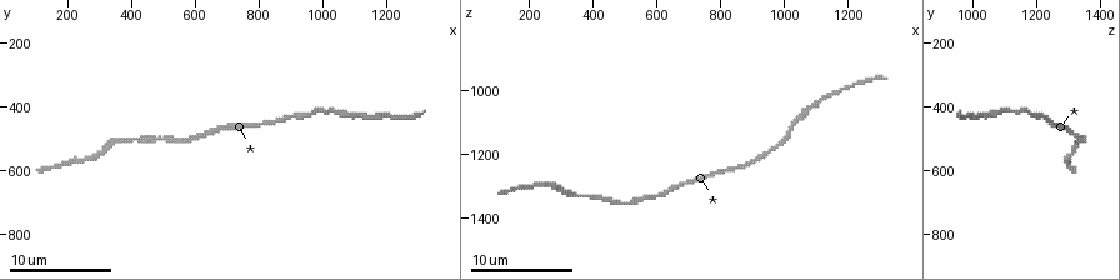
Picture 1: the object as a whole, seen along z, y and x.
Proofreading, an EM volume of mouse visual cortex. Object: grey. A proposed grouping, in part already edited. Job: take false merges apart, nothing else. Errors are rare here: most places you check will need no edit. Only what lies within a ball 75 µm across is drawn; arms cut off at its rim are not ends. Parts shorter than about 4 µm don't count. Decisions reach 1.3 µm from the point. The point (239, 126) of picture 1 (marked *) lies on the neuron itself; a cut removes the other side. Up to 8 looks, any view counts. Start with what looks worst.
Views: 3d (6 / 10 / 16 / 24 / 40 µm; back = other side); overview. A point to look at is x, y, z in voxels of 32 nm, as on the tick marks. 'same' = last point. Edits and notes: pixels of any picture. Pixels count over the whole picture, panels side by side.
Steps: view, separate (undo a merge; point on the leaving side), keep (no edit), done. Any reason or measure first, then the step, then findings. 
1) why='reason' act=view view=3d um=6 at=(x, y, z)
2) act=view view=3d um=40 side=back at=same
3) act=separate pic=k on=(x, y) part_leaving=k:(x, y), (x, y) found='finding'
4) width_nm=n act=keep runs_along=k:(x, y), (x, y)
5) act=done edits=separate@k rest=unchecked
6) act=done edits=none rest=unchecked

why='sudden change in width' act=view view=3d um=16 at=(1100, 420, 1050)

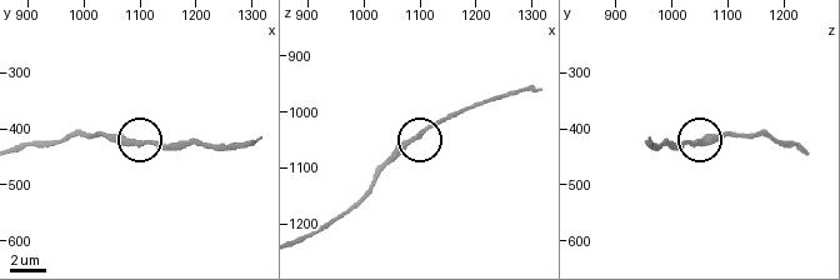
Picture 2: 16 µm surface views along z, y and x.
act=keep runs_along=2:(808, 153), (763, 135), (670, 144) found='continuous, no second neuron'

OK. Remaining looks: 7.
why='narrows sharply' act=view view=3d um=6 at=(1210, 430, 980)

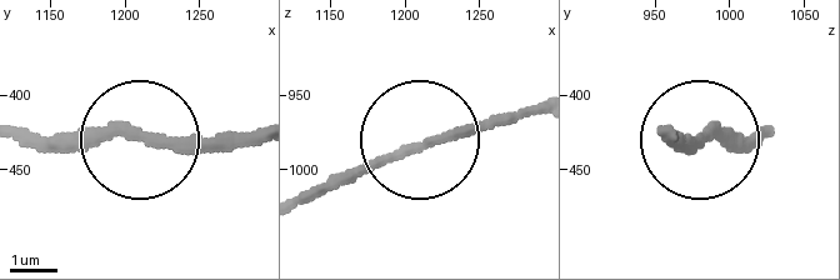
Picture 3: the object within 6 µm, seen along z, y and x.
act=keep runs_along=3:(309, 200), (429, 144), (536, 113) found='one neuron here'

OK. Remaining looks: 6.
why='thin neck' act=view view=3d um=10 at=(500, 500, 1350)

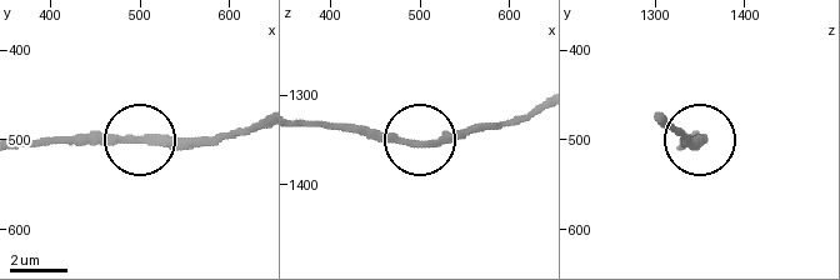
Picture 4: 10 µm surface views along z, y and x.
width_nm=250 act=keep found='one neuron here'

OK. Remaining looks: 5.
why='thick turns thin' act=view view=3d um=6 at=(350, 500, 1320)

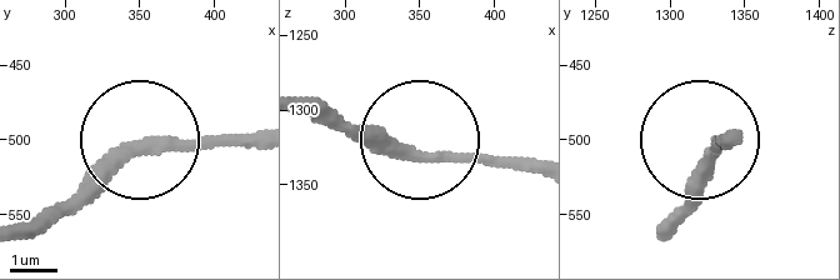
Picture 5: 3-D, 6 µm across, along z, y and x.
act=view view=3d um=6 side=back at=(350, 506, 1332)

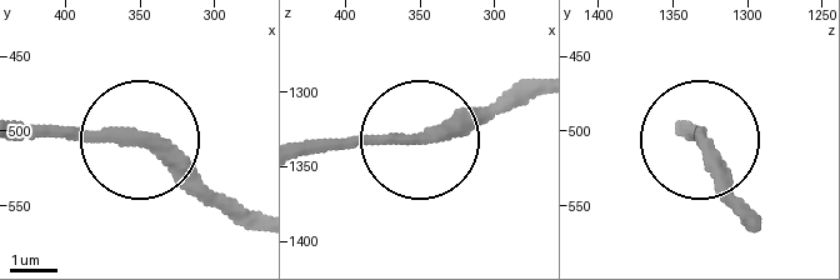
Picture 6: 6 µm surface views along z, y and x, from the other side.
act=keep runs_along=6:(309, 153), (440, 136), (496, 105) found='all the same neuron'

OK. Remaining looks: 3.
act=done edits=none rest=unchecked

